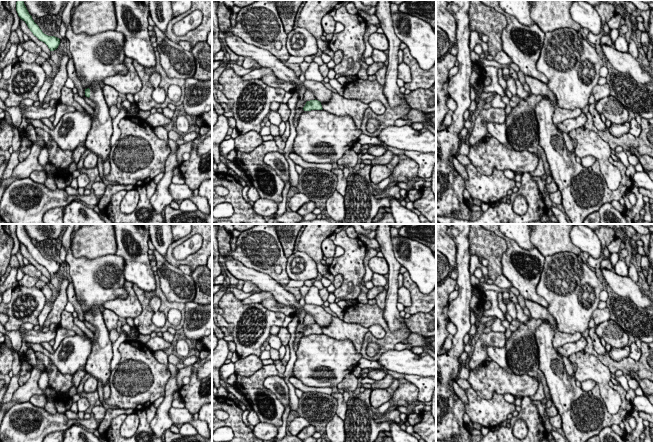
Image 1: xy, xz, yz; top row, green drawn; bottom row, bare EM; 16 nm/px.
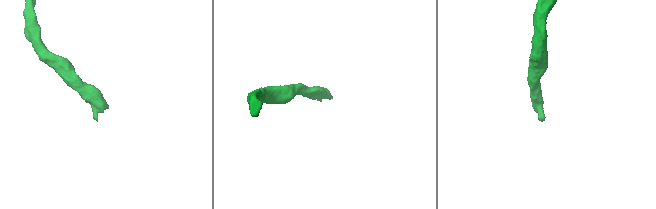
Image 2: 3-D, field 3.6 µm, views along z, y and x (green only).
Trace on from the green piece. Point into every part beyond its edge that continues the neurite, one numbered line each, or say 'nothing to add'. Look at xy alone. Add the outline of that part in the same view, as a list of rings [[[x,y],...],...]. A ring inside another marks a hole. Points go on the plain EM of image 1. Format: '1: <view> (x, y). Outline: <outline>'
1: xy (98, 363). Outline: [[[100,311],[90,313],[89,322],[95,330],[93,331],[94,339],[91,340],[92,351],[87,359],[85,370],[87,374],[100,381],[104,387],[109,382],[111,375],[113,343]]]

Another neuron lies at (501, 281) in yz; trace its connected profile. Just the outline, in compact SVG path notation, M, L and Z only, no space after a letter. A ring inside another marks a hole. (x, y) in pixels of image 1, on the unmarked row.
M502 274L499 275L495 280L494 284L502 289L510 289L512 287L511 282Z

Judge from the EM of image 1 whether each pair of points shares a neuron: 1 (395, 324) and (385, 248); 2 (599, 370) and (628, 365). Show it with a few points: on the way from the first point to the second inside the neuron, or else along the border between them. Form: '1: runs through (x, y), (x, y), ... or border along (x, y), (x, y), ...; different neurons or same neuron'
1: runs through (392, 305), (393, 267); same neuron
2: border along (590, 354), (597, 357), (611, 372); different neurons

